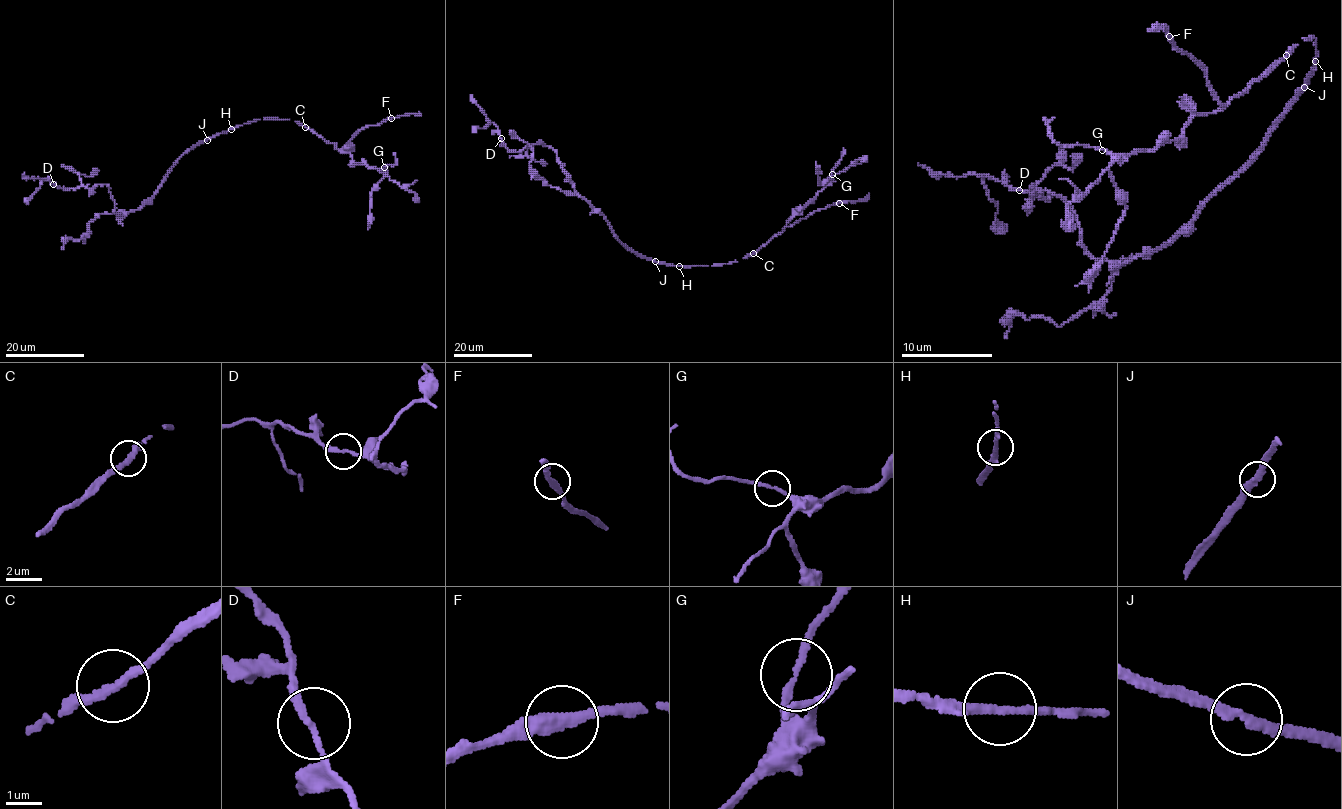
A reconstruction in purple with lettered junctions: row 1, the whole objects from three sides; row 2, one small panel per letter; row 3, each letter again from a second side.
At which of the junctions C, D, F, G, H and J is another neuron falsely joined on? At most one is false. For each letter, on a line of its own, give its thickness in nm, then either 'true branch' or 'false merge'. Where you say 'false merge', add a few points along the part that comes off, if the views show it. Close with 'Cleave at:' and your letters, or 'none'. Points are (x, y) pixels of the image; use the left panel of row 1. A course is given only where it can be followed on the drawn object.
C: calibre 220 nm; true branch
D: calibre 200 nm; true branch
F: calibre 340 nm; true branch
G: calibre 170 nm; true branch
H: calibre 200 nm; true branch
J: calibre 240 nm; true branch
Cleave at: none

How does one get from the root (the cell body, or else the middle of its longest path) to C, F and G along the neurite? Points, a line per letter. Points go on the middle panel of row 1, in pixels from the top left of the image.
C: (644, 257), (670, 265), (706, 266), (736, 262), (753, 253)
F: (644, 257), (677, 266), (736, 262), (757, 251), (787, 226), (839, 202)
G: (644, 257), (677, 266), (719, 265), (746, 258), (780, 234), (786, 224), (828, 184), (832, 174)

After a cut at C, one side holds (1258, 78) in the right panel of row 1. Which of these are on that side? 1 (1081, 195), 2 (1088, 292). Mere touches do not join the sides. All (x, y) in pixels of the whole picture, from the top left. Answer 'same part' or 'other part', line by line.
1: same part
2: same part

